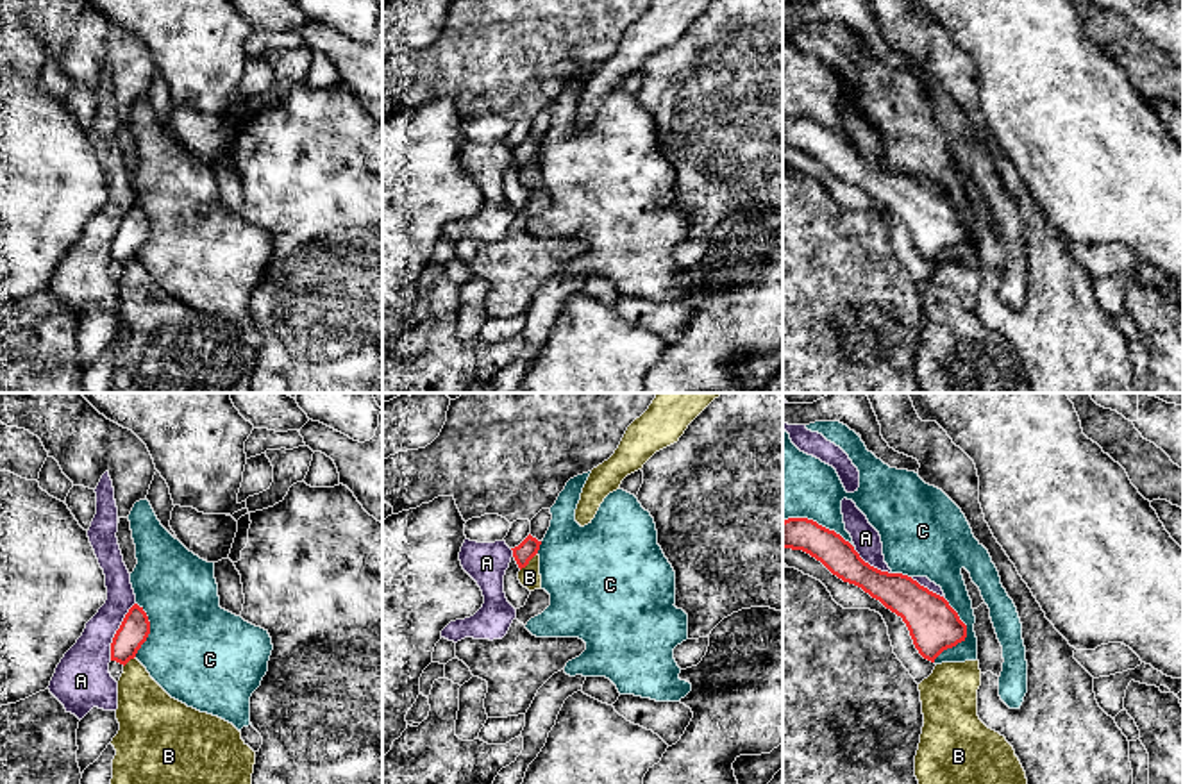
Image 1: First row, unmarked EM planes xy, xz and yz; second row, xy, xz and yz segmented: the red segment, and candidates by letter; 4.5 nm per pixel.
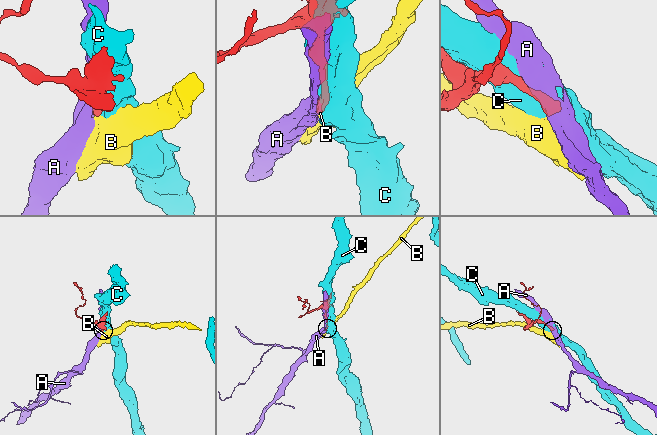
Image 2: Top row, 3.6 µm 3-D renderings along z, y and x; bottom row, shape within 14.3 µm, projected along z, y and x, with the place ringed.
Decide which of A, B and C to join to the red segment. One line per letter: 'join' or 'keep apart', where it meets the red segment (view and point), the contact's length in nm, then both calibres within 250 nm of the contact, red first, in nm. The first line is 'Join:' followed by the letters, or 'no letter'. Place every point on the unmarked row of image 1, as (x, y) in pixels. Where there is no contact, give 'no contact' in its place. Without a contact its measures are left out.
Join: no letter
A: keep apart; meets red in xy at (117, 231); contact 280 nm long; 140 nm thick on the red side, 240 nm on the other
B: keep apart; meets red in xz at (529, 159); contact 120 nm long; 90 nm thick on the red side, 100 nm on the other
C: keep apart; meets red in yz at (821, 125); contact 360 nm long; 160 nm thick on the red side, 320 nm on the other

